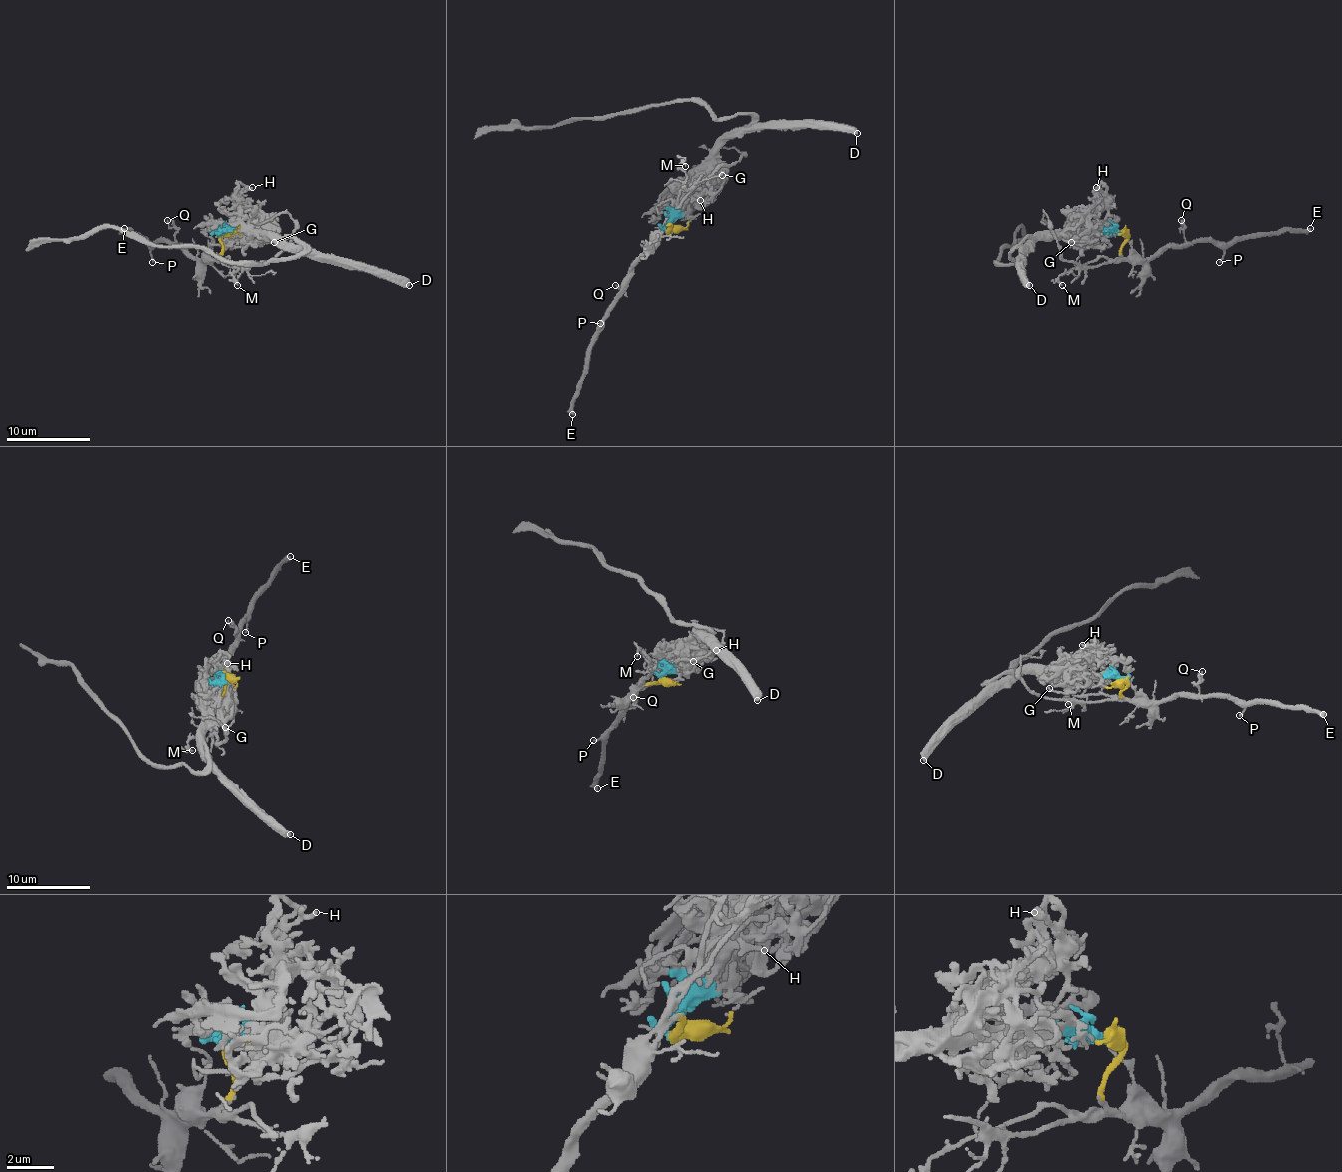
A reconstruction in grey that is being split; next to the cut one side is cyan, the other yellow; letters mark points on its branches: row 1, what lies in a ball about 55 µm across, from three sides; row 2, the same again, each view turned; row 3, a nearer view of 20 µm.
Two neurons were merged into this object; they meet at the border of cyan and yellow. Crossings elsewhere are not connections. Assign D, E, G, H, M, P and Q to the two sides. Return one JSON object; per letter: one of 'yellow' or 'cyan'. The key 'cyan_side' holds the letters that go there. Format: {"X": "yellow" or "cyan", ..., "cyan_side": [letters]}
{"D": "cyan", "E": "yellow", "G": "cyan", "H": "cyan", "M": "yellow", "P": "yellow", "Q": "yellow", "cyan_side": ["D", "G", "H"]}

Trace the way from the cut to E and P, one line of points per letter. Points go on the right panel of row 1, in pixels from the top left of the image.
E: (1127, 231), (1121, 254), (1127, 258), (1154, 258), (1164, 248), (1196, 241), (1227, 243), (1246, 235), (1311, 229)
P: (1127, 231), (1127, 241), (1121, 252), (1125, 258), (1154, 258), (1164, 248), (1213, 241), (1223, 252), (1219, 262)

